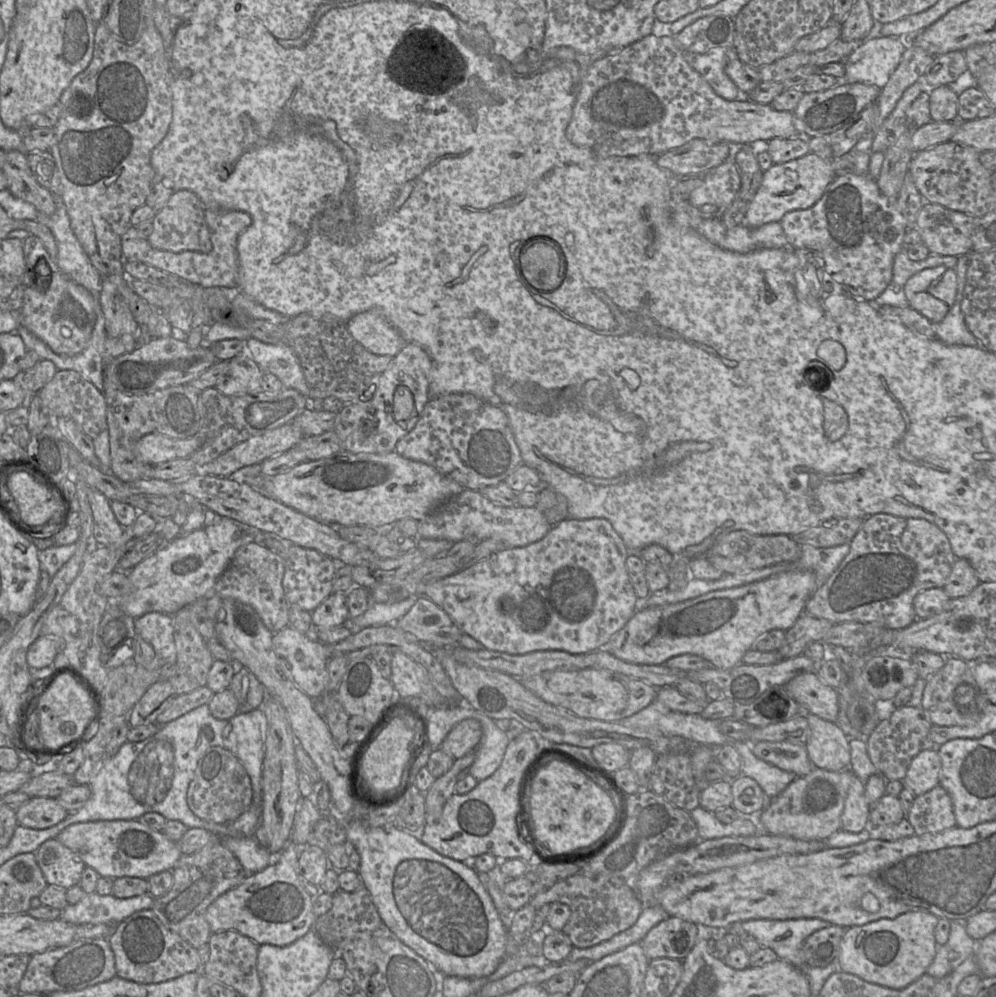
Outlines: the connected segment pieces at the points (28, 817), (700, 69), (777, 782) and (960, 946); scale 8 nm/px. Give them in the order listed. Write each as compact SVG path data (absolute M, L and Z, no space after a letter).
M30 798L16 810L18 825L32 829L47 829L63 821L69 812L56 798Z
M719 47L704 54L683 51L683 57L718 96L728 101L748 100L748 94L741 91L725 72L730 57L736 57L731 49Z
M747 741L732 743L741 756L741 775L754 779L767 797L777 796L797 778L795 773L782 770L755 756Z
M966 919L951 920L948 941L944 945L938 946L937 944L935 958L928 967L926 974L937 980L948 975L975 952L977 943L967 934Z

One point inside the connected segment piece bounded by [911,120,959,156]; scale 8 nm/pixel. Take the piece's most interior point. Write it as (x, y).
(933, 133)

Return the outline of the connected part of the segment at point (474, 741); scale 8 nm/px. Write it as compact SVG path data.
M463 720L450 730L439 749L454 759L459 759L475 749L482 734L482 726L478 720Z

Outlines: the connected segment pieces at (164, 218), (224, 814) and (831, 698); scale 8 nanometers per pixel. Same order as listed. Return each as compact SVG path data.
M190 190L175 191L166 204L154 215L153 230L147 237L147 241L158 250L209 253L212 243L204 213L205 207L195 193Z
M210 747L200 758L187 791L187 804L199 818L217 824L229 824L252 805L252 785L243 764L230 751Z
M815 671L797 674L785 687L804 713L836 722L839 711L838 690L823 682Z

